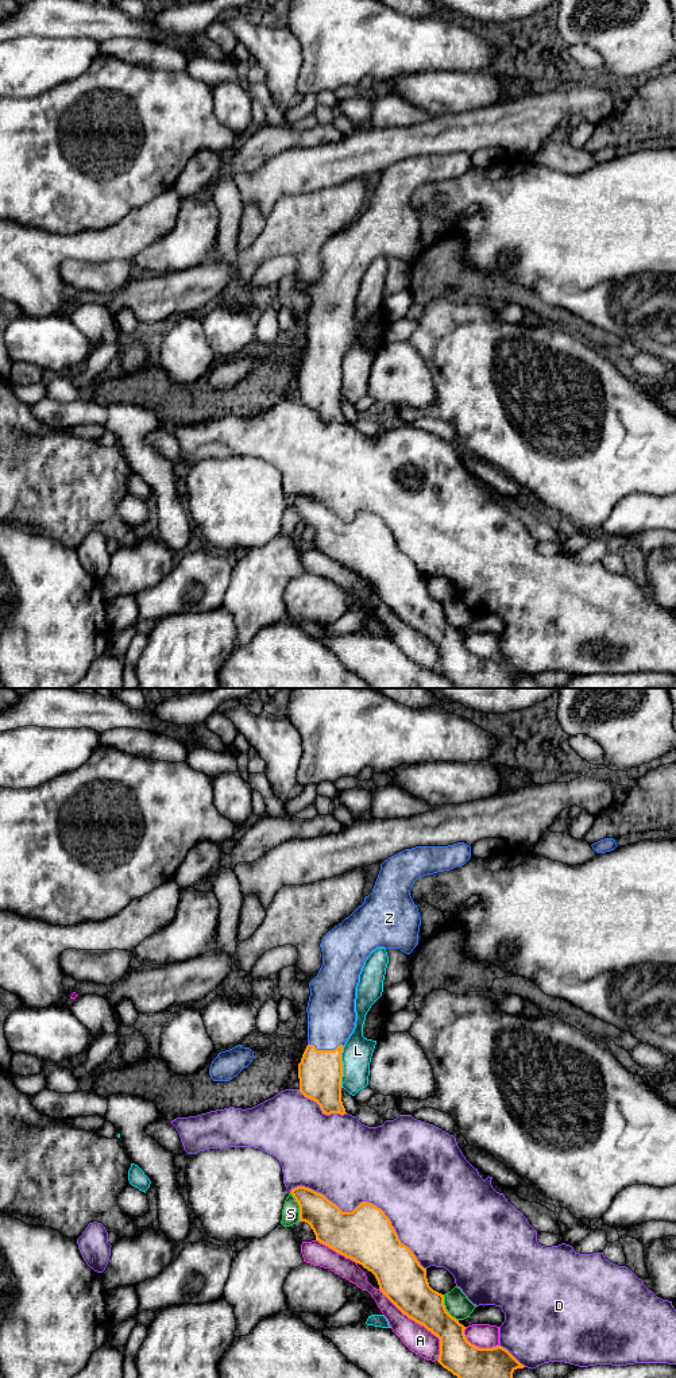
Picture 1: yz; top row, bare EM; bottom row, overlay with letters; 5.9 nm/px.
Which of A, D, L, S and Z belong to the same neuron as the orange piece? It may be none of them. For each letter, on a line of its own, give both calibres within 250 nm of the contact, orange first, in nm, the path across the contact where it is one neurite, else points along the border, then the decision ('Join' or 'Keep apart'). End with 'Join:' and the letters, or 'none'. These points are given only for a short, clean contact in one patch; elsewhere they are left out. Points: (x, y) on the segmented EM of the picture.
A: Thickness 260 nm (orange) against 160 nm. Keep apart
D: Thickness 320 nm (orange) against 480 nm. Keep apart
L: Thickness 260 nm (orange) against 180 nm. Keep apart
S: Thickness 220 nm (orange) against 110 nm. Keep apart
Z: Thickness 260 nm (orange) against 280 nm. Path across: yz (320, 1072), (325, 1050), (331, 1010). Join
Join: Z

